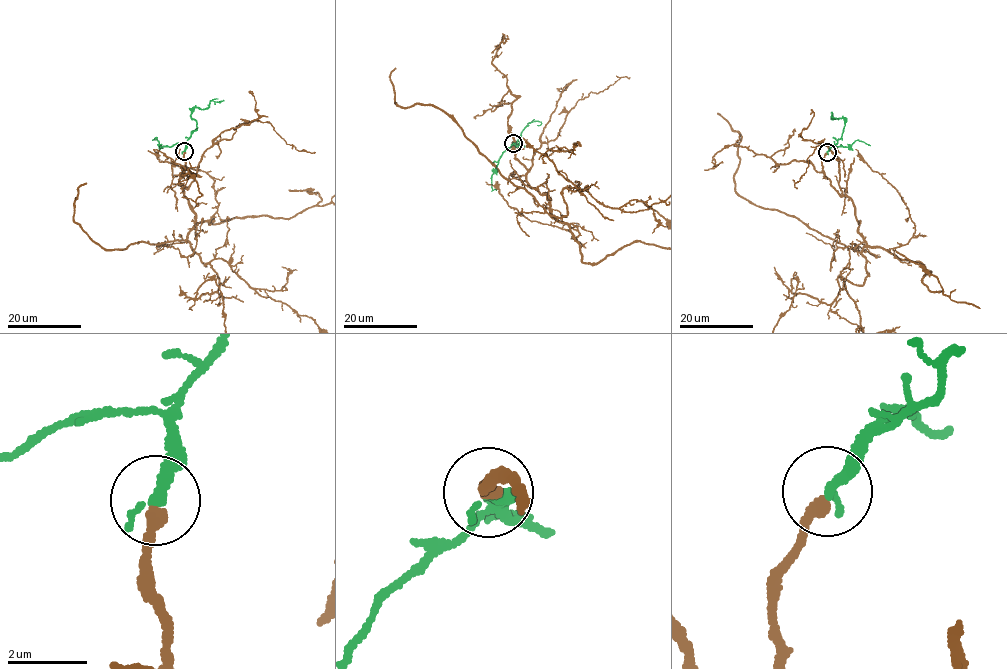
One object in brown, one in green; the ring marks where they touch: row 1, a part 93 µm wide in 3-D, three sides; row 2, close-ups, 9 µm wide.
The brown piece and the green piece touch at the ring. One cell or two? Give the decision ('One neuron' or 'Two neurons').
One neuron

